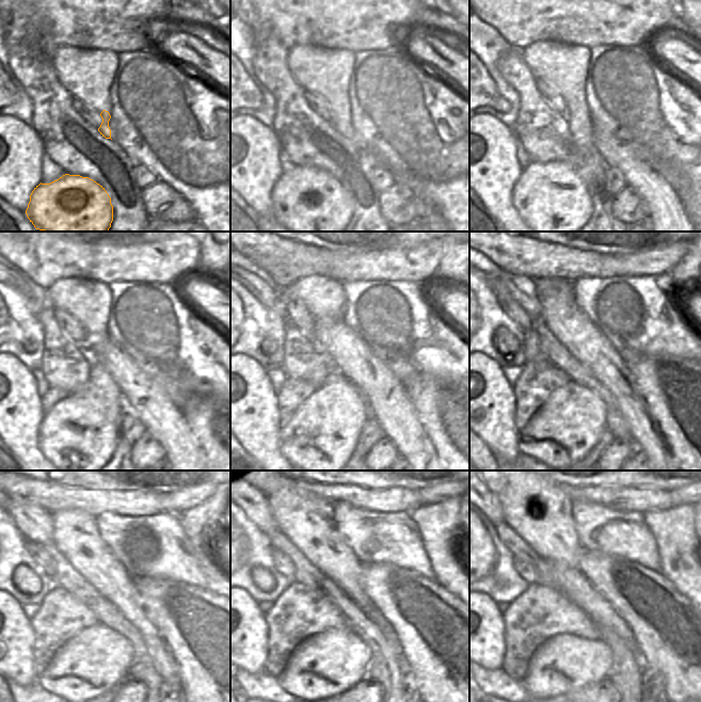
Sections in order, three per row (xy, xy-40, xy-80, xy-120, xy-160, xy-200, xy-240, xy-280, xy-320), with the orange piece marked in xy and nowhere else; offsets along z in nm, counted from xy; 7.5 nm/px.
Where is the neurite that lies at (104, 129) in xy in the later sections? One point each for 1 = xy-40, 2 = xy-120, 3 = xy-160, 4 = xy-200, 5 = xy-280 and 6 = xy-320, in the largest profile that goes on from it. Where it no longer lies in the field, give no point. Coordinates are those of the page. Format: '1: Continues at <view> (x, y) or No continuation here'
1: Continues at xy-40 (344, 125)
2: Continues at xy-120 (79, 435)
3: Continues at xy-160 (320, 437)
4: Continues at xy-200 (567, 427)
5: Continues at xy-280 (330, 663)
6: Continues at xy-320 (564, 663)

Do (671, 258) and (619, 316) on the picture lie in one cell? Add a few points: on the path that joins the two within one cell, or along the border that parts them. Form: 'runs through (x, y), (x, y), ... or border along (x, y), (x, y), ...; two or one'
border along (627, 277), (651, 275), (655, 278); two

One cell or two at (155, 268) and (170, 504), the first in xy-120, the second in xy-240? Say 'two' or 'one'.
one

